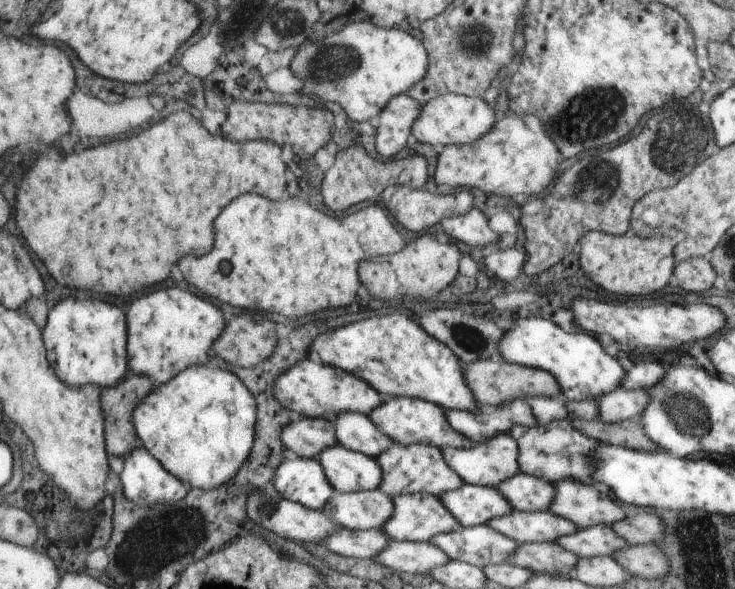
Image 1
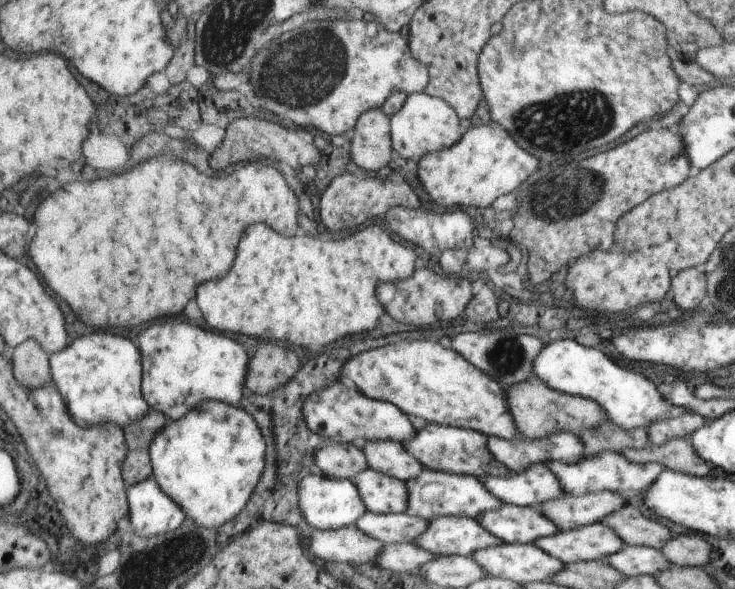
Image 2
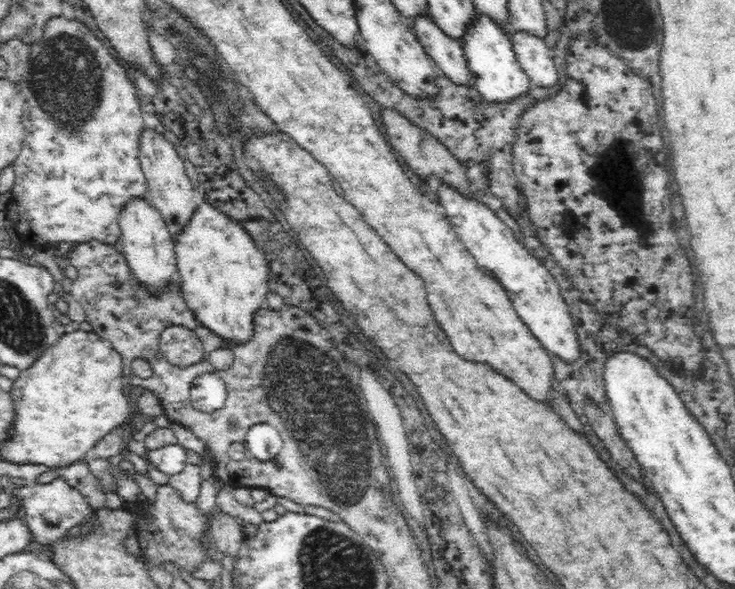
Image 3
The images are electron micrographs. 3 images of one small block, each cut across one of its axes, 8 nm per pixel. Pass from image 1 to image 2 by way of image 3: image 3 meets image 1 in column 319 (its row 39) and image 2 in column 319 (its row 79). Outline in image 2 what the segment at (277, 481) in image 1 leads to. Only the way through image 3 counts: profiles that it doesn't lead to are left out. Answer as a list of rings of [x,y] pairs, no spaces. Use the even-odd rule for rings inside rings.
[[[314,471],[300,484],[300,508],[310,526],[320,530],[336,530],[357,526],[368,508],[361,498],[360,490],[351,479],[330,478]]]

